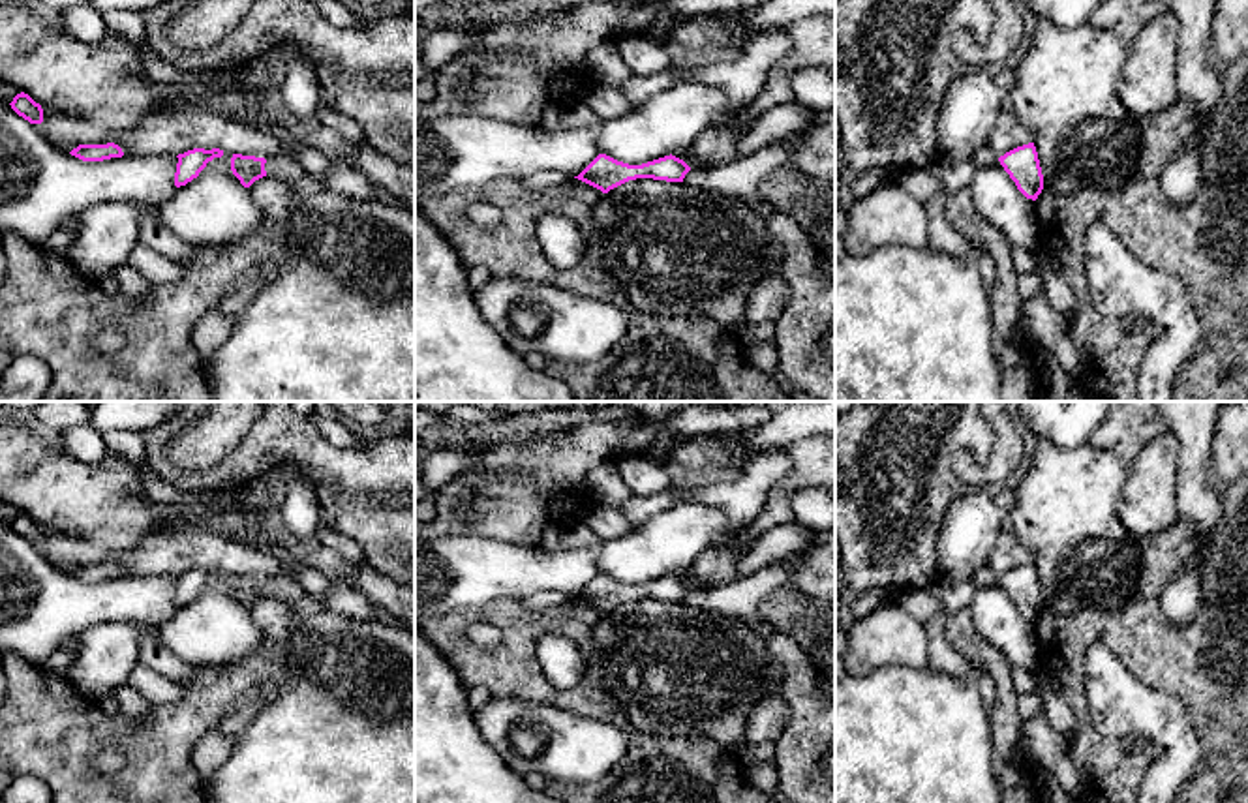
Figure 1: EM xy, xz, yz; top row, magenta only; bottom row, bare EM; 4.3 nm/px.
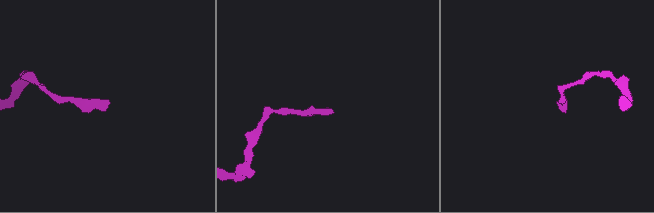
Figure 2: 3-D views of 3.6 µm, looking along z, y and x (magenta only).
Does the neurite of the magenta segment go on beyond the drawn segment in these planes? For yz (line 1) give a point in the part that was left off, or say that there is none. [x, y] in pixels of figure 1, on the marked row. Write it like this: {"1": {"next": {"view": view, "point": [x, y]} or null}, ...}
{"1": {"next": null}}

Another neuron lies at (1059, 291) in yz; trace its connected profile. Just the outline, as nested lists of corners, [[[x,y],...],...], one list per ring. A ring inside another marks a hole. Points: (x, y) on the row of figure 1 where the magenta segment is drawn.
[[[1038,253],[1038,272],[1043,280],[1043,289],[1049,304],[1066,319],[1077,313],[1077,295],[1064,276],[1062,265],[1051,255]]]

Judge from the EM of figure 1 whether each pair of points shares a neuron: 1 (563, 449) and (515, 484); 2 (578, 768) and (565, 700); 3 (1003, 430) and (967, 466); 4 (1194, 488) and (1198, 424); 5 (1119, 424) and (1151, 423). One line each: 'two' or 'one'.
1: two
2: two
3: one
4: one
5: one

